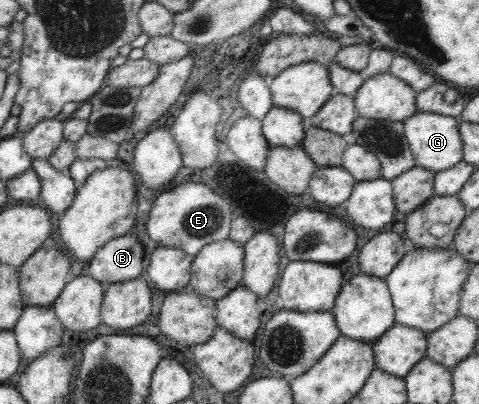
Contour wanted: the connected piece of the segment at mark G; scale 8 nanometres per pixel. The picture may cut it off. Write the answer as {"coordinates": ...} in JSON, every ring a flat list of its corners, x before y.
{"coordinates":[[417,111,404,120,404,131,416,165,429,169,434,173,455,166,463,160,462,138,457,118,436,112]]}

